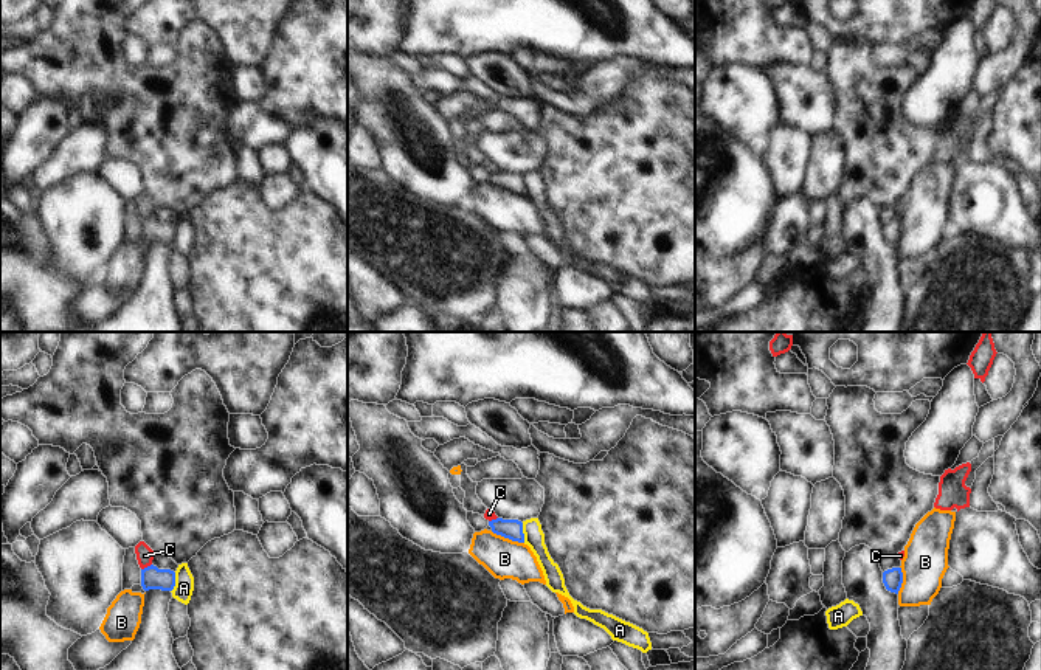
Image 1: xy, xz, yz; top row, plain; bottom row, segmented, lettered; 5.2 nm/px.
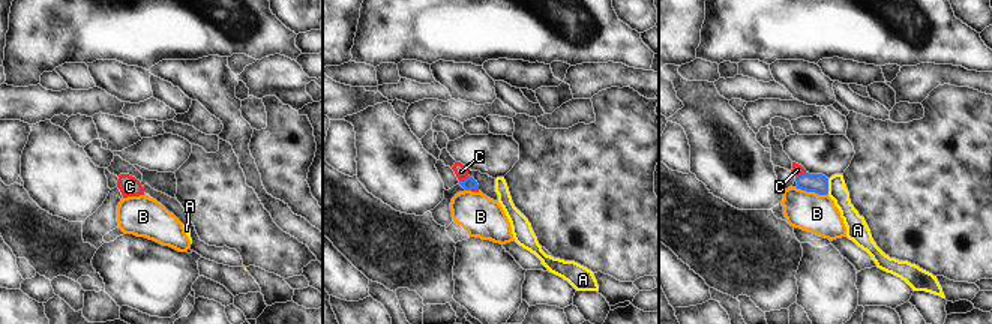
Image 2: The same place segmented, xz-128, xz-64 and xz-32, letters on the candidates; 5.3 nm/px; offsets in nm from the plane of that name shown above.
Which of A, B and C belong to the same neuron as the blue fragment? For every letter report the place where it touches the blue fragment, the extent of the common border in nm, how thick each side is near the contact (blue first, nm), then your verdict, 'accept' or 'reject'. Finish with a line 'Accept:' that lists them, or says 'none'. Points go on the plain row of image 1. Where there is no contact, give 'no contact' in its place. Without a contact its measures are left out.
A: xz (522, 185) | 110 nm | 110/110 nm | reject
B: xz (508, 189) | 190 nm | 110/200 nm | reject
C: xy (148, 219) | 70 nm | 120/90 nm | reject
Accept: none

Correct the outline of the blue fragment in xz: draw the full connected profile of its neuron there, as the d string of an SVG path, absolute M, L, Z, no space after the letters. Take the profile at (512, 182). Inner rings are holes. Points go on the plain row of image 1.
M496 171L489 174L492 185L512 194L524 195L523 175L518 172Z

